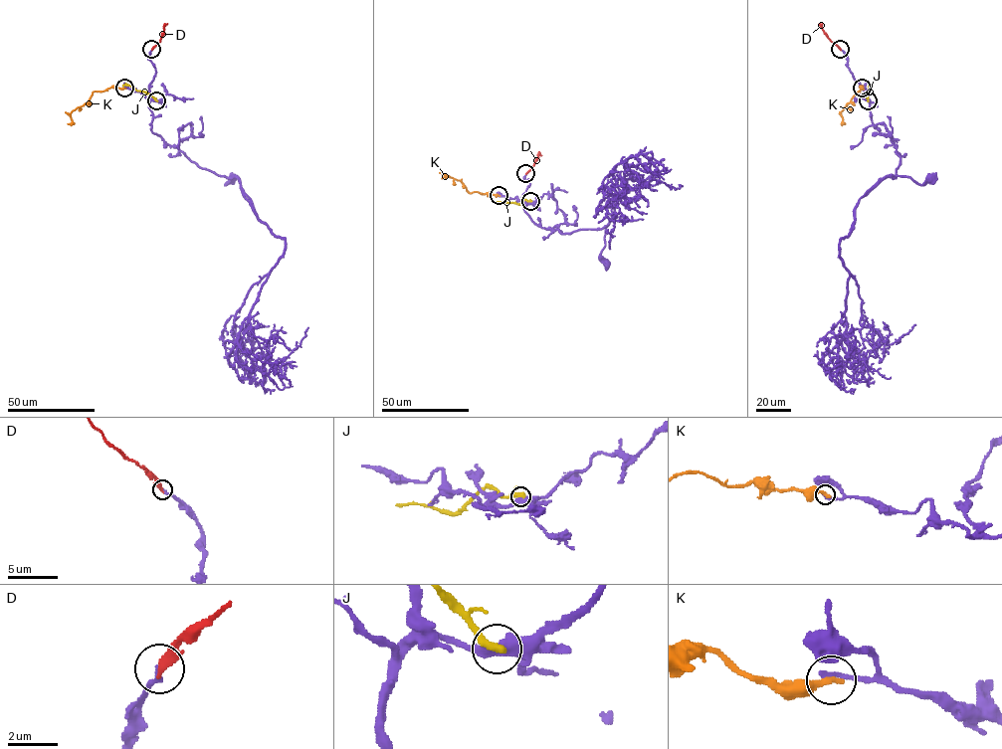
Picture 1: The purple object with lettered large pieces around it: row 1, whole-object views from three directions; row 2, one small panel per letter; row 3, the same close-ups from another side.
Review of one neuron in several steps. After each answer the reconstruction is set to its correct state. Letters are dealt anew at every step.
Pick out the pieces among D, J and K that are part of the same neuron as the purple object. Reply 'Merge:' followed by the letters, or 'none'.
Merge: D

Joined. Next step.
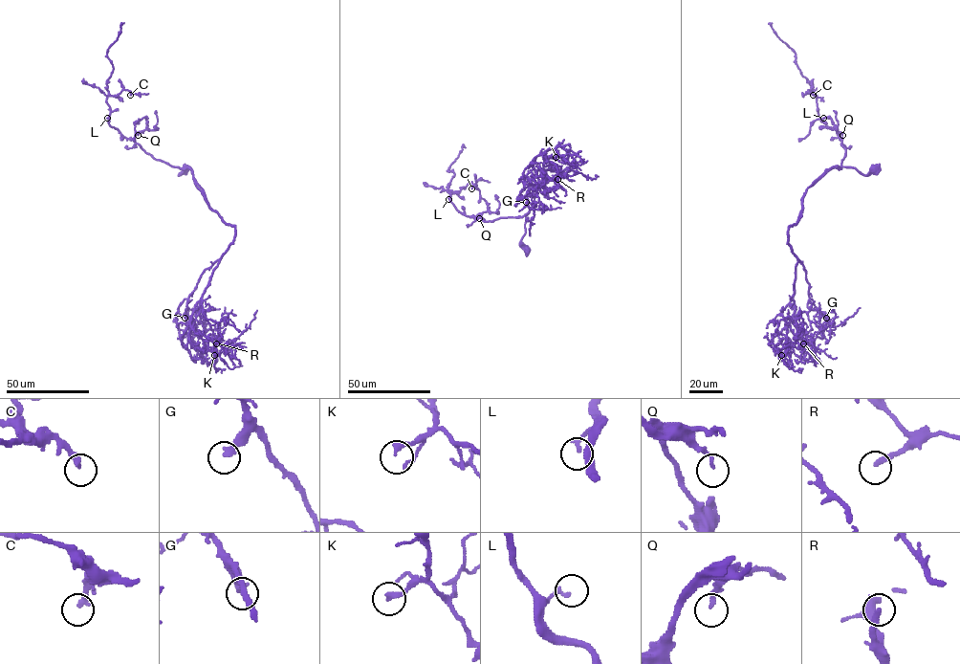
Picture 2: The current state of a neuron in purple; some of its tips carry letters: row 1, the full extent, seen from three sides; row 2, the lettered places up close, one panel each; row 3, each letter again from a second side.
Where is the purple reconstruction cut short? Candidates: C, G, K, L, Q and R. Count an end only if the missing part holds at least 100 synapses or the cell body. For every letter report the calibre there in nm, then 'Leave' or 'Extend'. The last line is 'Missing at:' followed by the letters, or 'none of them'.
C: Thickness 240 nm. Leave
G: Thickness 280 nm. Extend
K: Thickness 240 nm. Leave
L: Thickness 160 nm. Leave
Q: Thickness 160 nm. Leave
R: Thickness 280 nm. Leave
Missing at: G

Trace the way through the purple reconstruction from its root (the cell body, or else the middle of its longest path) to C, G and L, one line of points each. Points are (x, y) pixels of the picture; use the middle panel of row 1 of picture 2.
C: (526, 250), (520, 240), (529, 210), (492, 221), (467, 216), (447, 192), (468, 184), (471, 188)
G: (526, 250), (520, 240), (537, 189), (577, 164), (552, 179), (528, 183), (526, 202)
L: (526, 250), (520, 240), (529, 210), (521, 216), (484, 221), (461, 213), (448, 199)

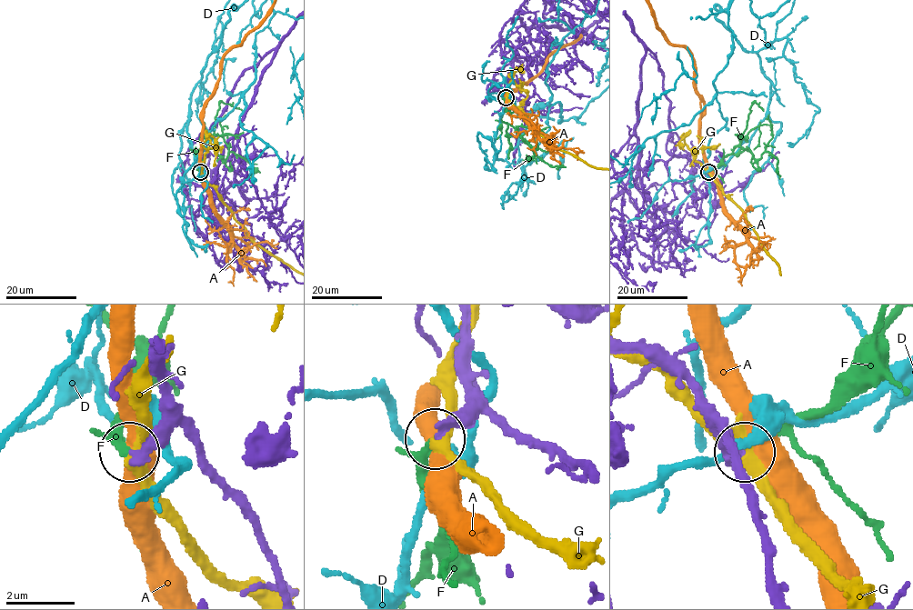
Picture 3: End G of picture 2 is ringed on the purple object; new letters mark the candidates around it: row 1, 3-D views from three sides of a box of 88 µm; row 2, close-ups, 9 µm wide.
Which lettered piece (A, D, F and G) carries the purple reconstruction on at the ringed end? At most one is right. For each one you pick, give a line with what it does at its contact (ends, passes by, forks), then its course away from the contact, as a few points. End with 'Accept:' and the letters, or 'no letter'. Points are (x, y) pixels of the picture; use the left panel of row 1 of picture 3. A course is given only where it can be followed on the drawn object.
F: It passes by. Its course: (200, 171), (196, 153), (202, 146), (209, 146), (223, 159), (229, 152), (243, 157), (254, 168), (253, 178)
Accept: F

